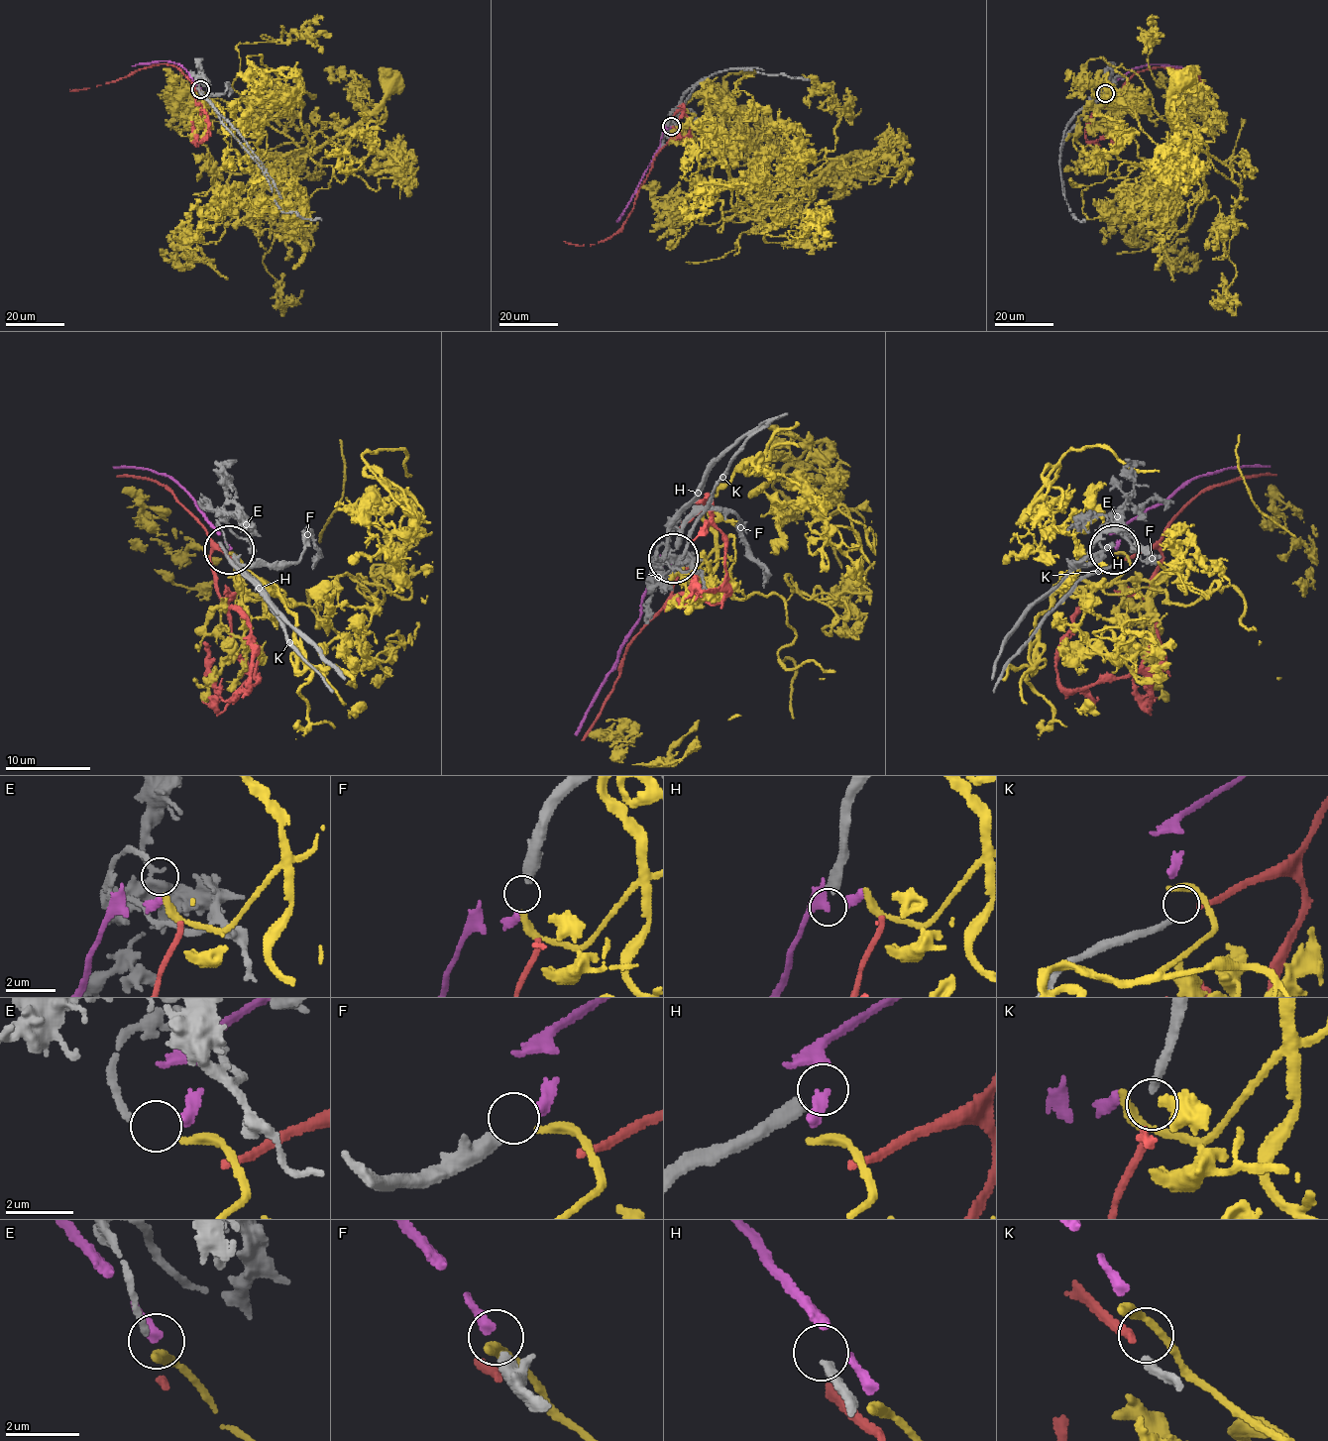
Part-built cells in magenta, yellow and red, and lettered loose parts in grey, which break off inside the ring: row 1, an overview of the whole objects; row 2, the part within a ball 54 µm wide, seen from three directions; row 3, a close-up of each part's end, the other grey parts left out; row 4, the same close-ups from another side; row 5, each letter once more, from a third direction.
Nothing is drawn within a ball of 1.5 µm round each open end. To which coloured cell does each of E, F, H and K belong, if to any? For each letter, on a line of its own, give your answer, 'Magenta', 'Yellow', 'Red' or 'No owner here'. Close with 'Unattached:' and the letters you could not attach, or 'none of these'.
E: Yellow
F: Magenta
H: No owner here
K: Red
Unattached: H

